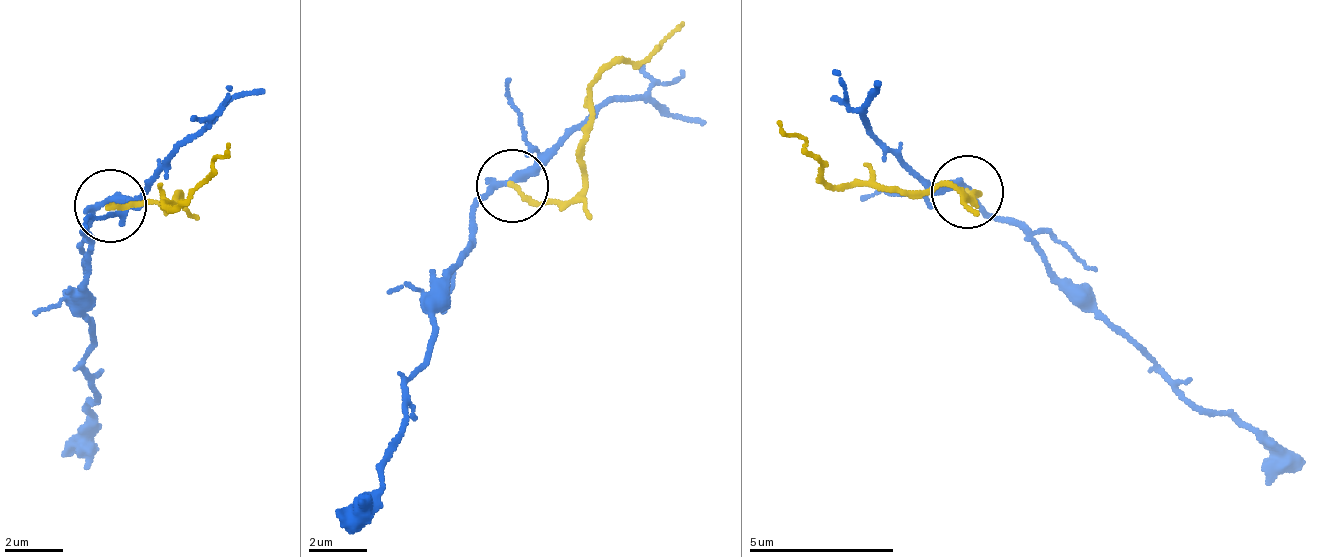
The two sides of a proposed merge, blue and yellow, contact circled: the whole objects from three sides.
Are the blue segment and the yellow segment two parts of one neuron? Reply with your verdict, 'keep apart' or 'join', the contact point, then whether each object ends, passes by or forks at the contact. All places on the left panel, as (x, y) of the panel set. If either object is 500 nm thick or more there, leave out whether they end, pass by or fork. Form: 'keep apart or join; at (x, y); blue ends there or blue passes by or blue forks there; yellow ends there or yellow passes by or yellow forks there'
keep apart; at (110, 206); blue passes by; yellow ends there

